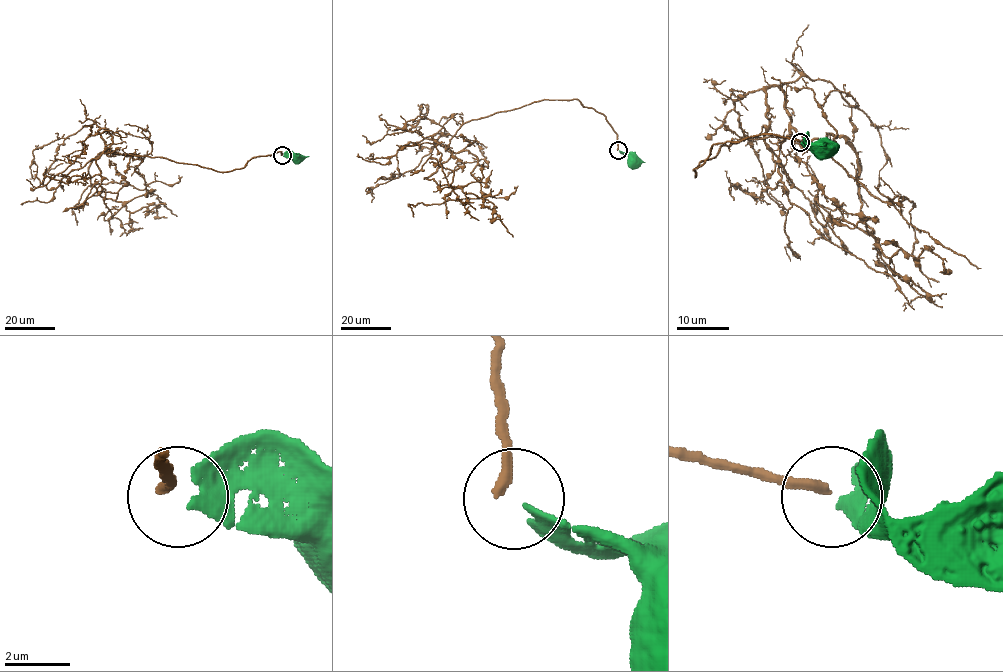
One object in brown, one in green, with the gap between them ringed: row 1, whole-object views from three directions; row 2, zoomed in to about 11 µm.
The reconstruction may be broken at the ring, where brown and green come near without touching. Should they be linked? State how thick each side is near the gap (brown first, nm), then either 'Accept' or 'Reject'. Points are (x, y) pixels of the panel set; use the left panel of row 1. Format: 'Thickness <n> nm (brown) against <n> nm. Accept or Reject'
Thickness 360 nm (brown) against 280 nm. Reject

